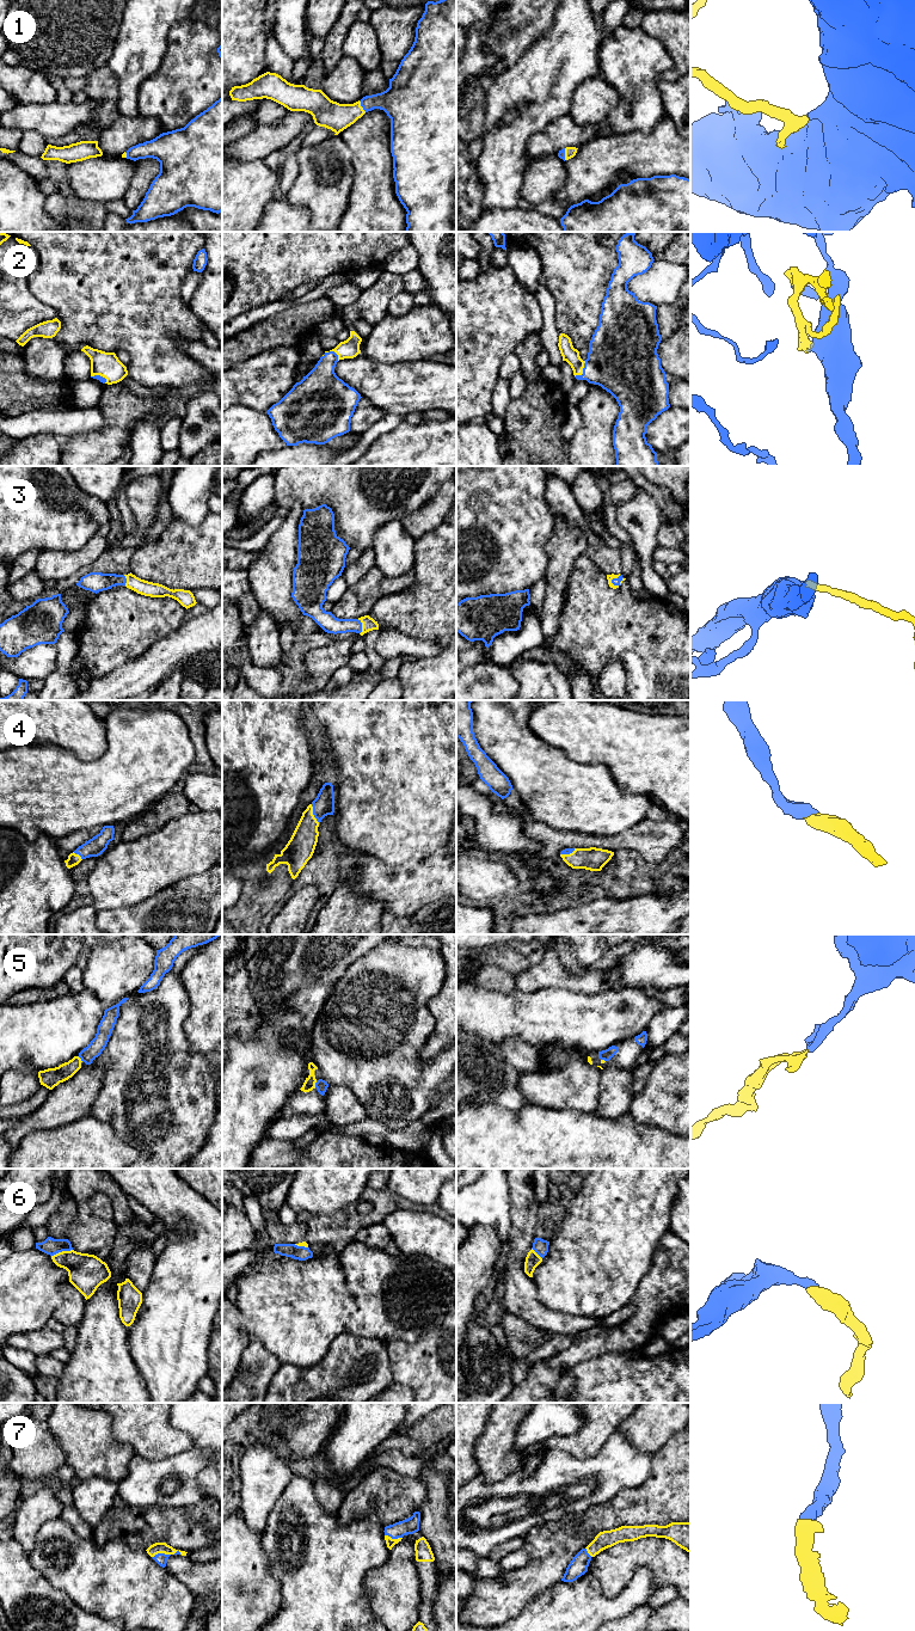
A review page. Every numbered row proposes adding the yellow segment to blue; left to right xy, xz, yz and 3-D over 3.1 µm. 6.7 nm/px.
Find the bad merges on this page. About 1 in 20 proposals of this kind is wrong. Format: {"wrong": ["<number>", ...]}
{"wrong": []}

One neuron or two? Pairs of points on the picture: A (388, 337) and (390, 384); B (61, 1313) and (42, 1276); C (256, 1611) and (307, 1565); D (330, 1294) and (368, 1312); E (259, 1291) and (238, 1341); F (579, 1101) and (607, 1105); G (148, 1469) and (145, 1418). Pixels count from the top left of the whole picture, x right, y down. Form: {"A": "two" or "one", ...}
{"A": "two", "B": "two", "C": "two", "D": "two", "E": "two", "F": "two", "G": "two"}

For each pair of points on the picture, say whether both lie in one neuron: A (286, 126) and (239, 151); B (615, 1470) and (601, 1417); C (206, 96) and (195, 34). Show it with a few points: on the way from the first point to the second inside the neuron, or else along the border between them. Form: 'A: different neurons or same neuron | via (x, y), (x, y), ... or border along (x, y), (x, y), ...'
A: same neuron | via (274, 138), (251, 147)
B: different neurons | border along (616, 1429), (594, 1455), (587, 1458)
C: same neuron | via (195, 80), (195, 49)

